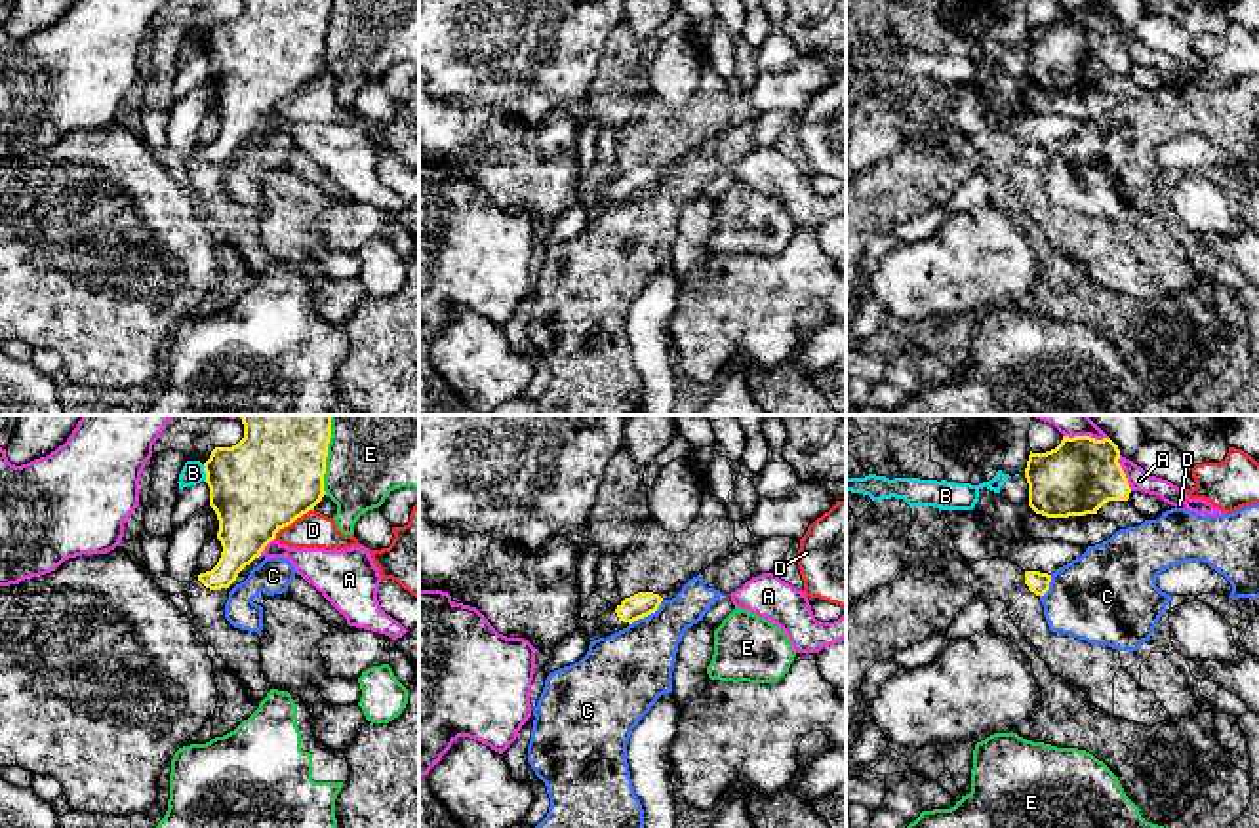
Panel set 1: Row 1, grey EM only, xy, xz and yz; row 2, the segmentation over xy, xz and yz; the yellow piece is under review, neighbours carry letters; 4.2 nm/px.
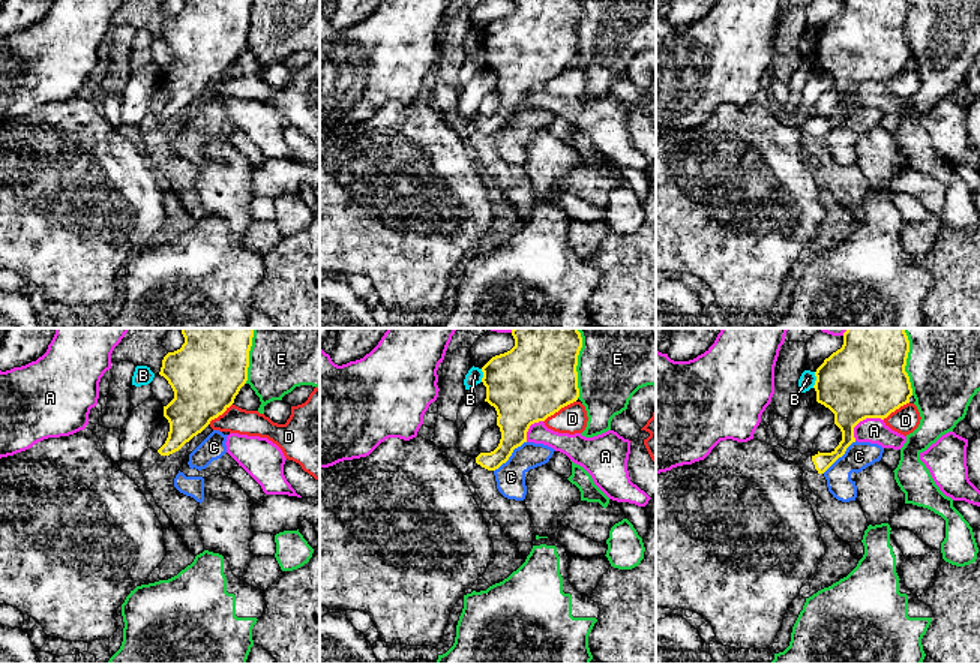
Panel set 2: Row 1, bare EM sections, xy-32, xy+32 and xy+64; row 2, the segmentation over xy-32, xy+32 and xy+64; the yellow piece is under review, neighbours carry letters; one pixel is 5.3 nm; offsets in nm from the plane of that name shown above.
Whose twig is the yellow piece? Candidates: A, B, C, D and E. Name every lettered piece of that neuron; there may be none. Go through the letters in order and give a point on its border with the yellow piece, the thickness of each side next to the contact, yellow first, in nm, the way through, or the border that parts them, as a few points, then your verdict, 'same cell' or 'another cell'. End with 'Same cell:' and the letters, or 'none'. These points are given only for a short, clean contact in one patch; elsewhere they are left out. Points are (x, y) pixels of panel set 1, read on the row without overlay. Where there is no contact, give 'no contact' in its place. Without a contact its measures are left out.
A: contact yz (1122, 46); calibres 320 and 90 nm; another cell
B: contact xy (204, 44); calibres 400 and 100 nm; border xy (202, 39), (206, 54); another cell
C: contact xz (646, 189); calibres 110 and 340 nm; border xz (663, 174), (654, 185), (629, 198); another cell
D: contact xy (292, 96); calibres 420 and 160 nm; border xy (313, 82), (284, 99), (275, 111); another cell
E: contact xy (324, 35); calibres 420 and 320 nm; another cell
Same cell: none

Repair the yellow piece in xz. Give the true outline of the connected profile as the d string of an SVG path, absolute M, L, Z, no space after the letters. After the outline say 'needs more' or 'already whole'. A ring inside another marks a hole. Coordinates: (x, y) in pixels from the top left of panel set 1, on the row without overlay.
M419 70L419 164L442 164L451 169L451 175L476 181L488 196L507 211L524 211L535 223L554 223L566 211L577 204L585 204L590 215L608 211L638 192L655 187L663 175L659 168L638 166L630 171L621 173L617 179L608 183L594 194L585 194L579 188L579 160L577 160L577 139L581 129L583 110L566 107L550 112L537 124L514 120L505 114L497 114L480 107L467 107L461 103L446 103L429 91L429 80Z | needs more

